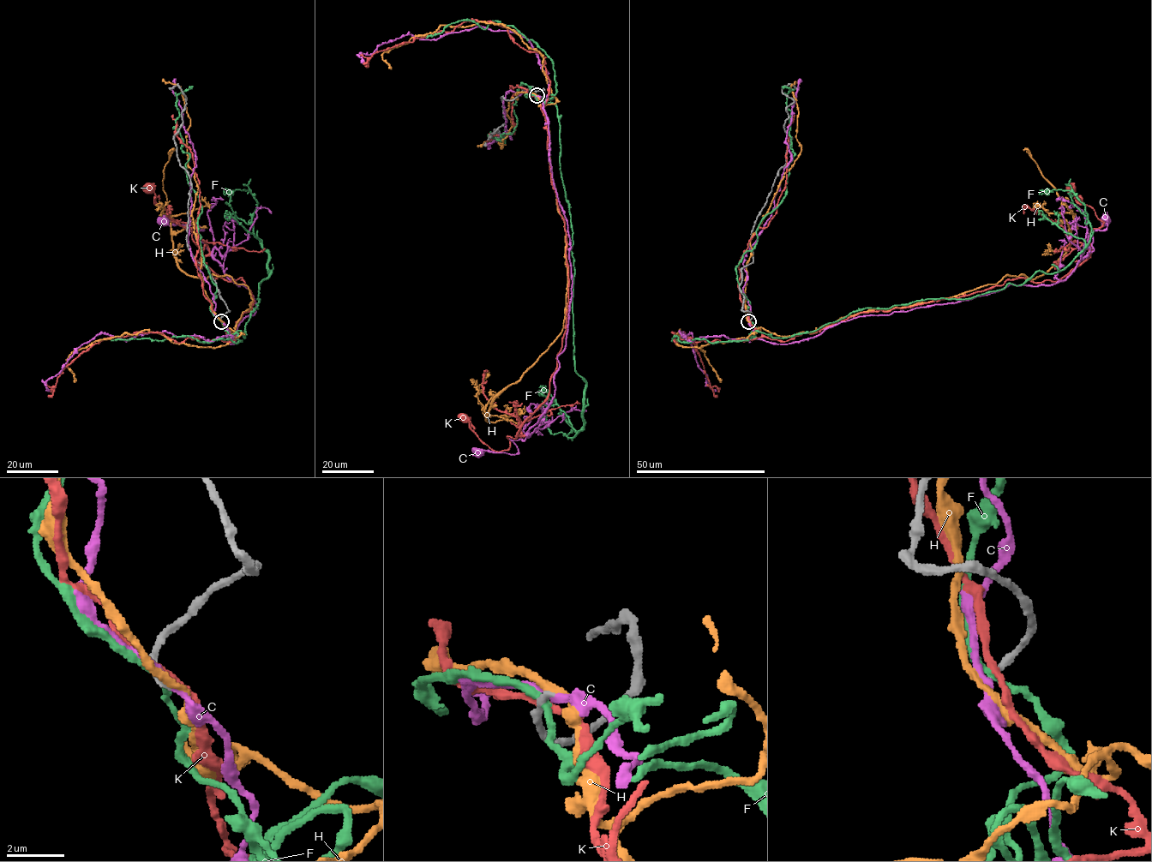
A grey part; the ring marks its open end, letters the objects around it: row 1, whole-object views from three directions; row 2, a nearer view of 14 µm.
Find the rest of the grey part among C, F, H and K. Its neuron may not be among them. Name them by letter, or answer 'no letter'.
no letter

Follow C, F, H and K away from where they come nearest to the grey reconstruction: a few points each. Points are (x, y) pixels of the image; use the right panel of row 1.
C: (748, 321), (758, 338), (799, 343), (860, 316), (971, 300), (1009, 284), (1050, 285), (1093, 250), (1104, 219)
F: (749, 321), (751, 338), (787, 338), (1062, 270), (1088, 242), (1088, 214), (1069, 190), (1039, 194)
H: (748, 321), (793, 336), (875, 309), (962, 294), (1006, 275), (1042, 275), (1067, 251), (1073, 213), (1023, 150)
K: (750, 320), (787, 341), (1009, 279), (1056, 281), (1086, 259), (1089, 233), (1104, 223), (1071, 187)

